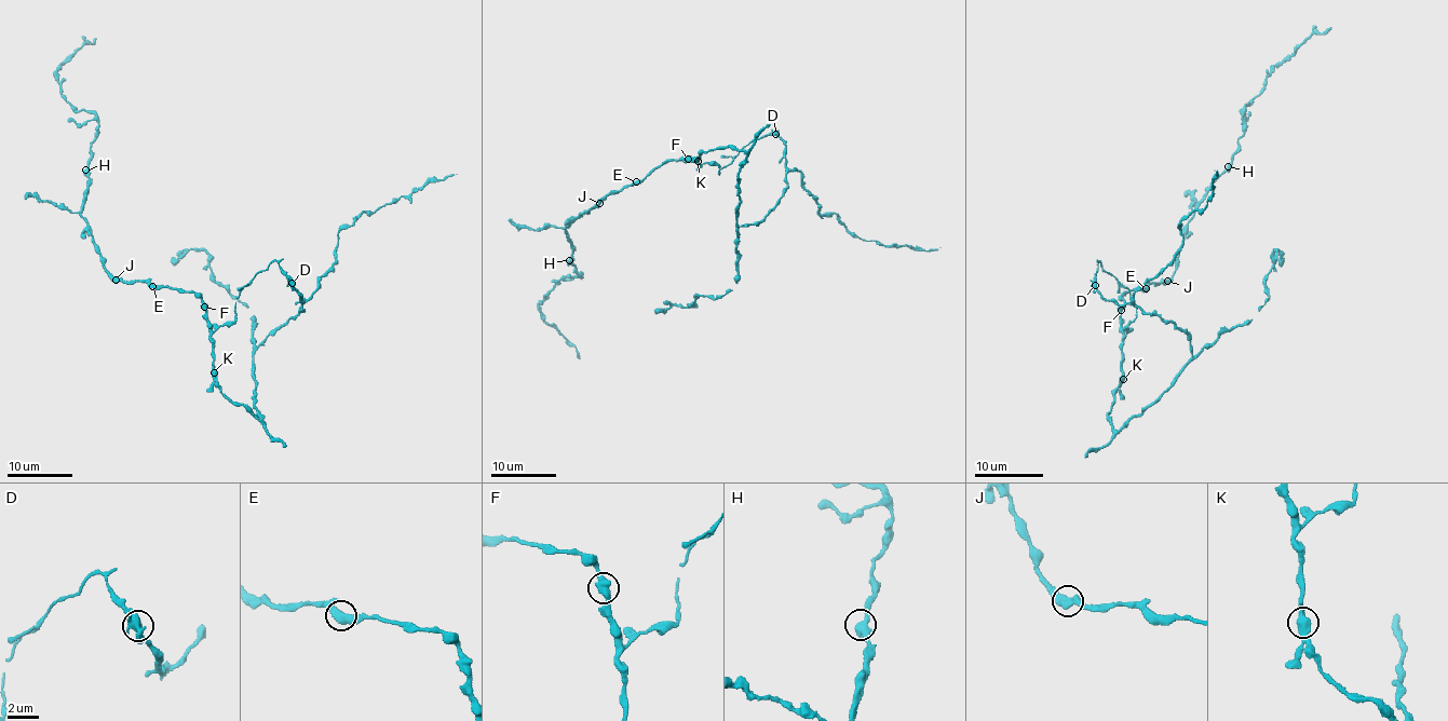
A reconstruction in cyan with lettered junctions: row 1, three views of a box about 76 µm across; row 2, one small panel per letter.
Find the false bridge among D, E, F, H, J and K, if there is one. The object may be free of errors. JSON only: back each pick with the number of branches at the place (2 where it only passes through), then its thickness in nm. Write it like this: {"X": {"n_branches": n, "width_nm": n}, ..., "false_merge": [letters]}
{"D": {"n_branches": 2, "width_nm": 500}, "false_merge": ["D"]}

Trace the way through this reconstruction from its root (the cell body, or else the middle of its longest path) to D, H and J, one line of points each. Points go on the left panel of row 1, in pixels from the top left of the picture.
D: (214, 370), (220, 390), (262, 421), (255, 408), (253, 353), (303, 310), (292, 283)
H: (214, 370), (211, 323), (194, 293), (118, 281), (105, 268), (80, 214), (85, 169)
J: (214, 370), (211, 323), (204, 302), (194, 293), (159, 287), (146, 281), (116, 280)

